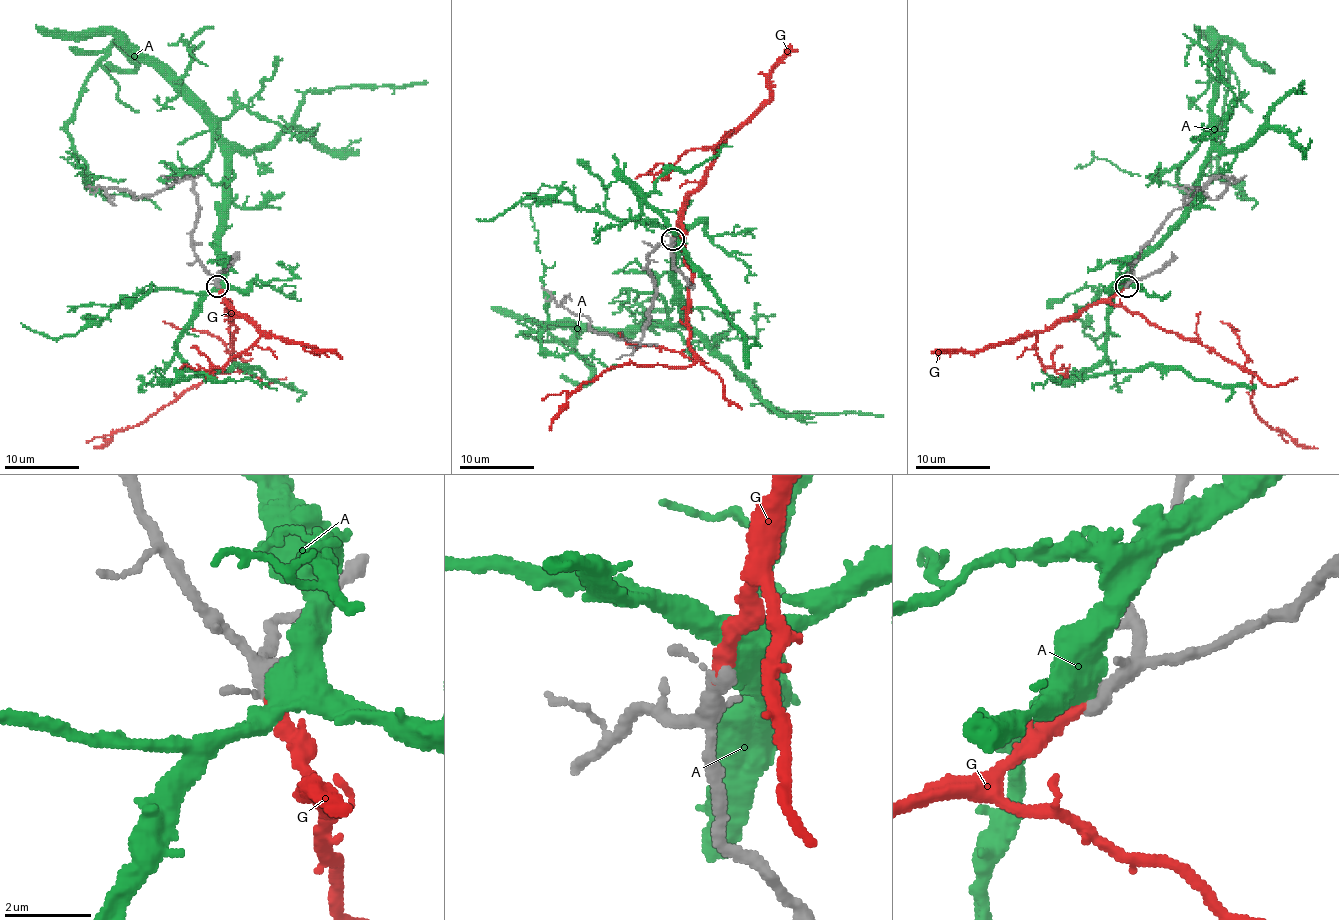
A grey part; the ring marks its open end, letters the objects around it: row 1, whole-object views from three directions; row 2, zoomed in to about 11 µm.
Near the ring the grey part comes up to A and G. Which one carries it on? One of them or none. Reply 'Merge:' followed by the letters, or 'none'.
Merge: G

